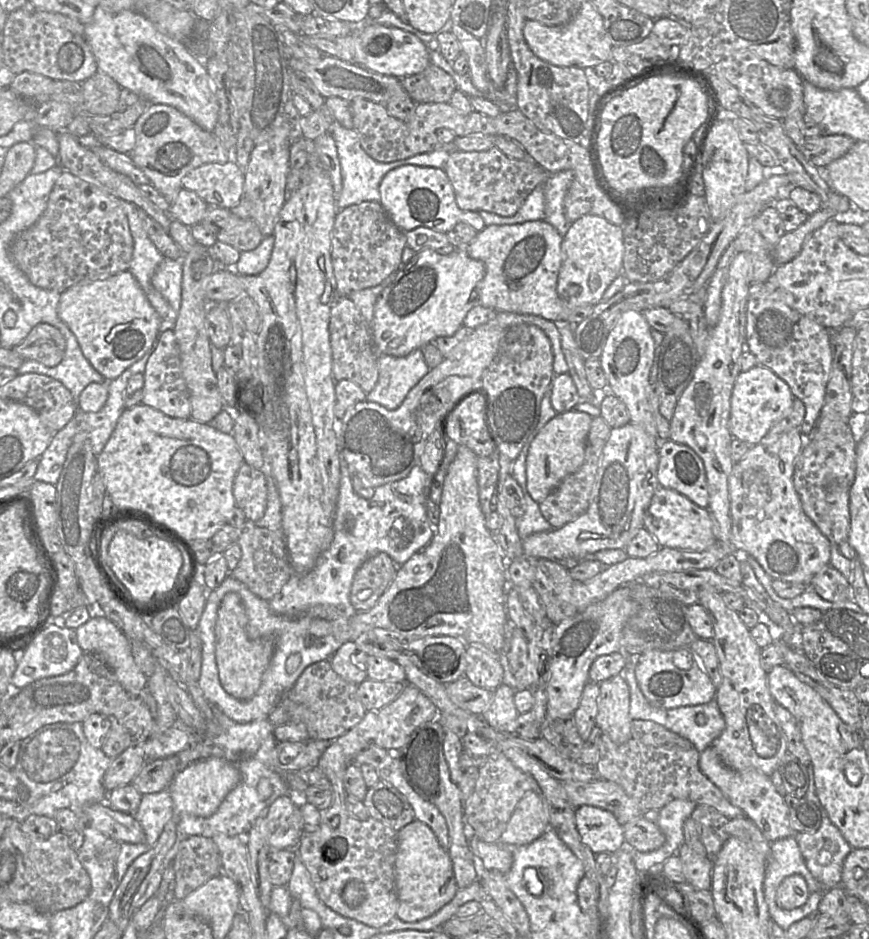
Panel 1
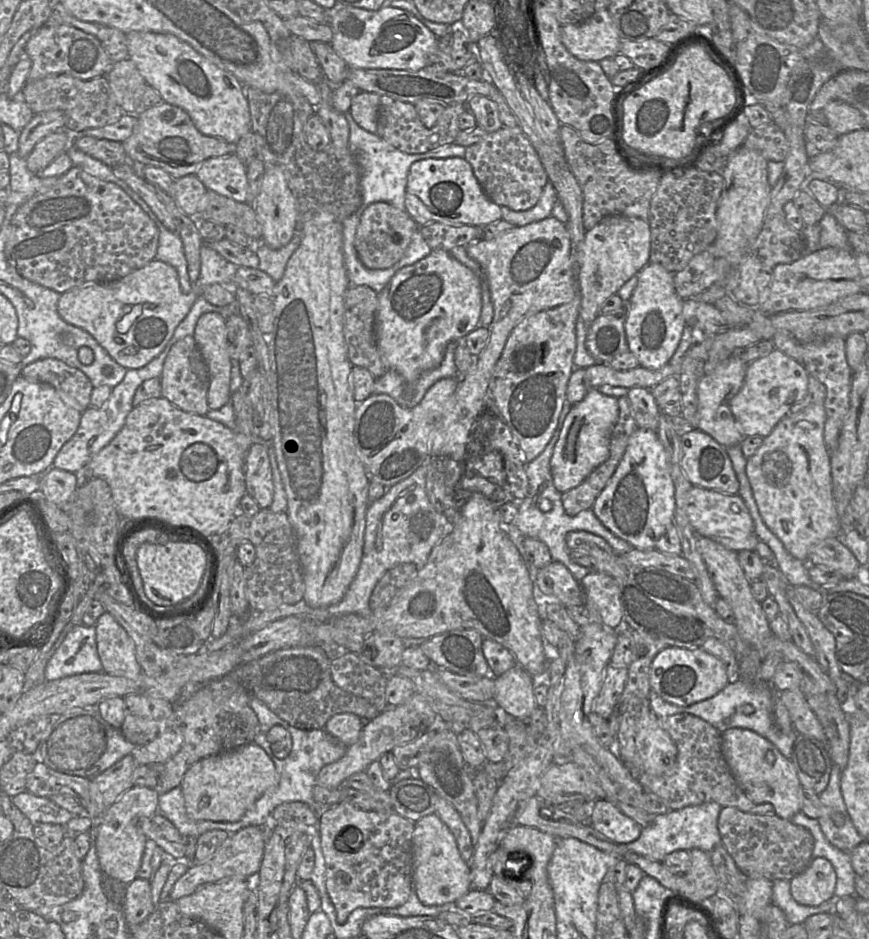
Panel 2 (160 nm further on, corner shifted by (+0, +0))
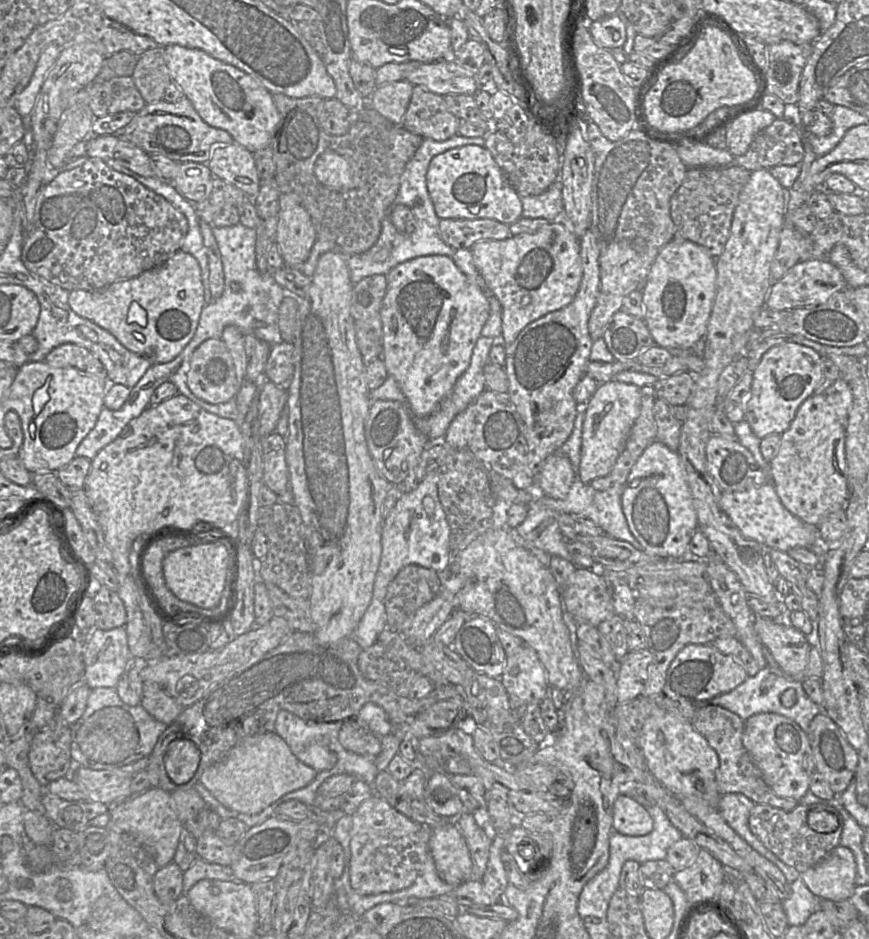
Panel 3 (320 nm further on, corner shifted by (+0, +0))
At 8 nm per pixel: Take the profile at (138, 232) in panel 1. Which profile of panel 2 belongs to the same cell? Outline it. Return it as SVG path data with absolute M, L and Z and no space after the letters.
M158 228L160 234L155 260L168 263L175 267L178 272L181 290L184 293L189 293L193 290L196 282L190 282L182 240L180 236L166 228Z

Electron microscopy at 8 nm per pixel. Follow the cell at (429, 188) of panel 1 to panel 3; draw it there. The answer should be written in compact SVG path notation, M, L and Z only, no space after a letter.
M463 145L433 157L428 166L426 185L435 213L440 219L488 218L510 225L522 217L519 194L507 182L491 153L484 146Z

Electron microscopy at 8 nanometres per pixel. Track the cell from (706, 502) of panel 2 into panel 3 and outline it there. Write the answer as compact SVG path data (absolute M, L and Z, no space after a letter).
M765 483L750 491L723 492L719 506L745 538L755 540L772 549L785 552L793 548L811 550L819 540L819 527L805 523L787 510L772 483Z

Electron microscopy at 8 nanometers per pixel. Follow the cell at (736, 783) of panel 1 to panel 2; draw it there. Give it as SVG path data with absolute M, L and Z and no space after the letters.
M731 728L722 733L721 750L736 782L750 800L772 804L773 814L783 819L791 820L800 811L802 786L796 770L771 741L750 729Z

